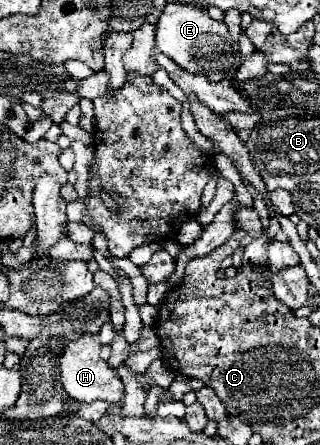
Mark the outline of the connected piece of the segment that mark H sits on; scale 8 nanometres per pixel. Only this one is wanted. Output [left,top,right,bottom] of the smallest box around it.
[60,334,124,404]

